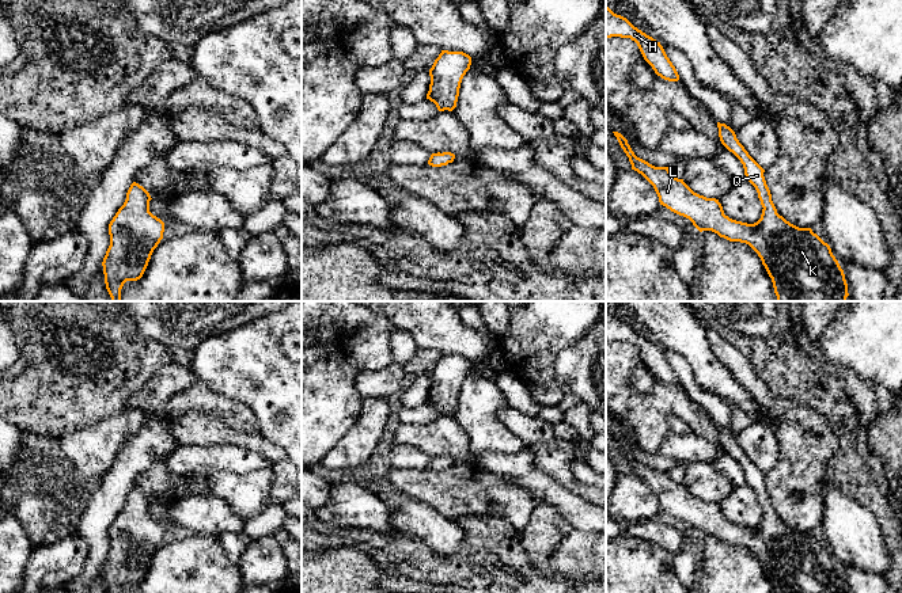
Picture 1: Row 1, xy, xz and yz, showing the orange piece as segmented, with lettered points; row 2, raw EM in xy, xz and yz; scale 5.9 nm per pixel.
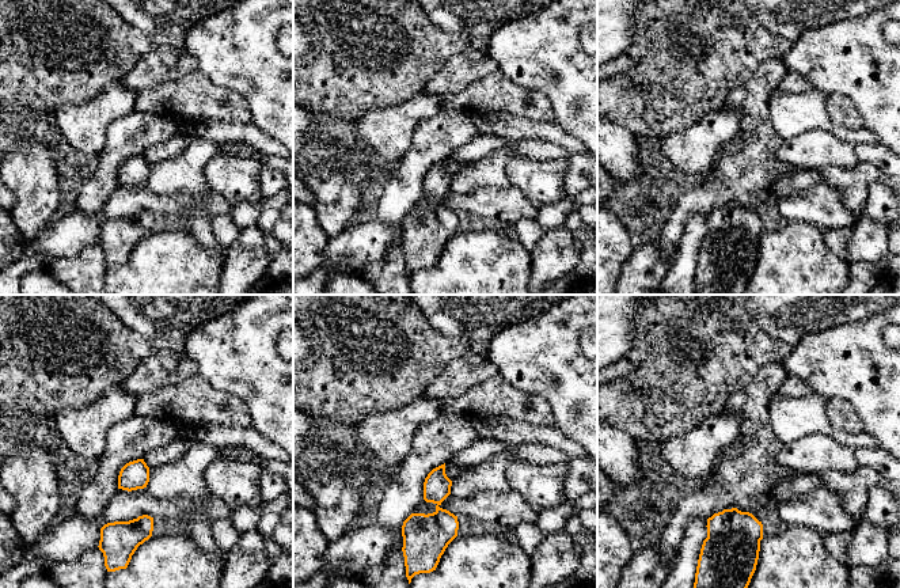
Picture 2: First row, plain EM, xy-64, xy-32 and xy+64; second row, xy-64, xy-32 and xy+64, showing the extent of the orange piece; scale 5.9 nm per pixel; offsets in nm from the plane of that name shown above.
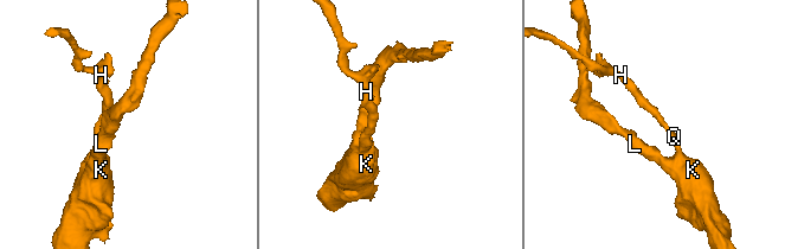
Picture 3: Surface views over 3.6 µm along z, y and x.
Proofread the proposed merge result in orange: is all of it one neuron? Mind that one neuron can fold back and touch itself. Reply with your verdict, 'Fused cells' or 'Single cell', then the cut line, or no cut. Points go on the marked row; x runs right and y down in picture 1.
Single cell. No split

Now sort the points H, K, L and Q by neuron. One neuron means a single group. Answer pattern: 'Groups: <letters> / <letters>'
Groups: H K L Q

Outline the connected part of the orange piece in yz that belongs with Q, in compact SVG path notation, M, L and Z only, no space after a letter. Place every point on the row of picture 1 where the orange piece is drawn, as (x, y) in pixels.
M717 122L717 128L721 144L740 160L747 180L758 193L763 209L754 224L729 218L719 199L694 193L668 167L655 167L637 157L628 140L618 132L613 133L629 157L632 170L653 186L660 205L689 218L700 232L712 231L729 242L746 243L758 254L772 278L777 301L846 301L845 274L830 246L811 228L799 228L777 213L765 170L748 155L729 126Z

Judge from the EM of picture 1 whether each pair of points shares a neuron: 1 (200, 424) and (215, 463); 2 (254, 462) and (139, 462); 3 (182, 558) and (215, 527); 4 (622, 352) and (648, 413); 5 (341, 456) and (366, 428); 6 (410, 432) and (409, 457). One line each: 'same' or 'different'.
1: different
2: different
3: different
4: same
5: same
6: different

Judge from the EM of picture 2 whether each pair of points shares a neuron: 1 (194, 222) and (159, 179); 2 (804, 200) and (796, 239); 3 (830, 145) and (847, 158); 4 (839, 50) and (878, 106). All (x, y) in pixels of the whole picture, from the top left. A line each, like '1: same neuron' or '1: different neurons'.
1: same neuron
2: different neurons
3: same neuron
4: same neuron

